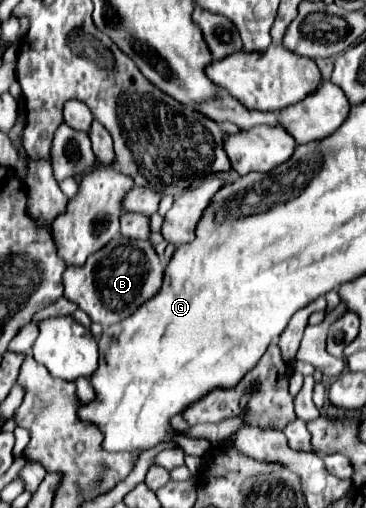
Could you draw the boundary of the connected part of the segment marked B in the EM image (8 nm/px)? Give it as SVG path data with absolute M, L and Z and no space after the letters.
M123 236L113 238L105 248L91 254L85 266L67 266L63 272L65 298L75 302L95 324L103 328L121 322L133 314L143 302L151 300L163 284L163 264L147 240L125 240Z

